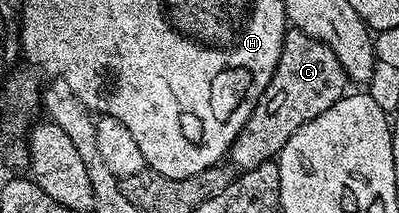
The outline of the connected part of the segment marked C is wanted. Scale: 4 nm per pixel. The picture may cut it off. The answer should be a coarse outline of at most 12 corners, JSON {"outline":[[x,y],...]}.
{"outline":[[302,30],[232,140],[243,171],[276,159],[345,96],[348,74]]}

